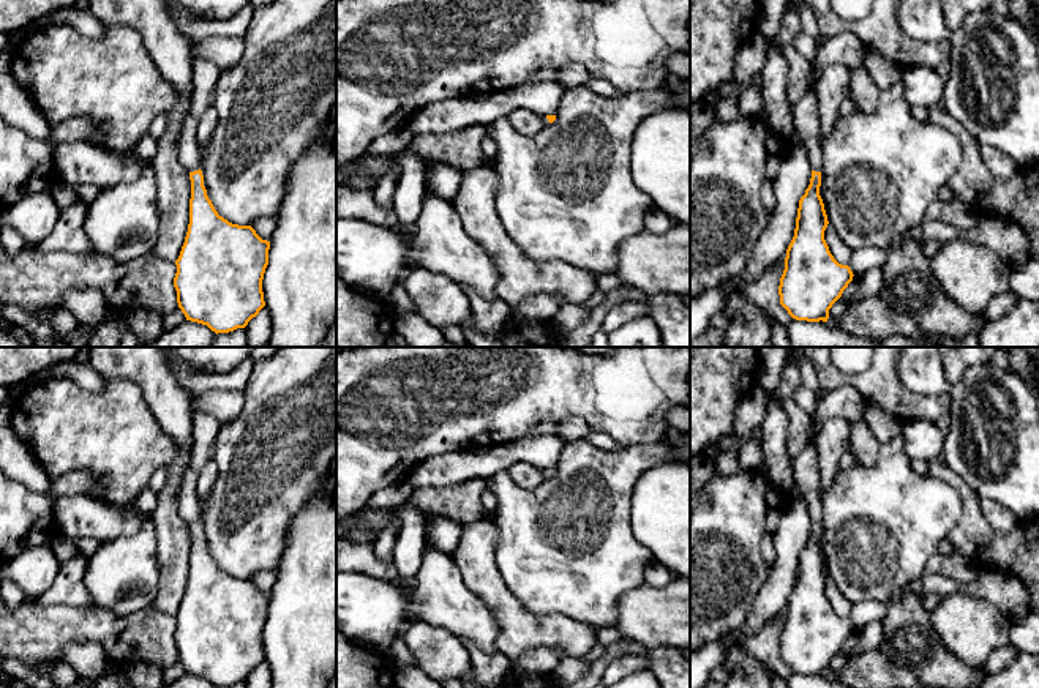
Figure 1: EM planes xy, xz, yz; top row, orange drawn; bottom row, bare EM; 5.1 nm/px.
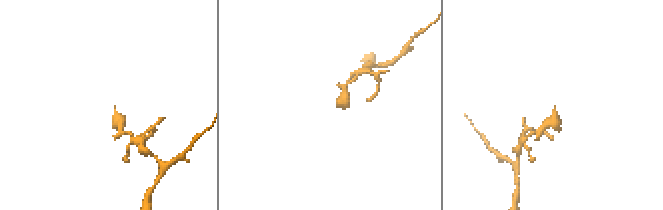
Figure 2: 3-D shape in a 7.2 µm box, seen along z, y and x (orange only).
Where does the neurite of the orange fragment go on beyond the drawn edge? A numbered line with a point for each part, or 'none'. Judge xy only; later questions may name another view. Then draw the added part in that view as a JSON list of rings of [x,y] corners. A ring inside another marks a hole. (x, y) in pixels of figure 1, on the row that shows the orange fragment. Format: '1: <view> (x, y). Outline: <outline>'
1: xy (206, 73). Outline: [[[193,57],[193,98],[191,109],[185,118],[185,125],[178,136],[177,155],[180,163],[188,169],[188,172],[194,172],[201,169],[199,163],[199,147],[196,142],[196,129],[204,110],[210,106],[216,87],[216,80],[221,74],[221,69],[199,57]]]

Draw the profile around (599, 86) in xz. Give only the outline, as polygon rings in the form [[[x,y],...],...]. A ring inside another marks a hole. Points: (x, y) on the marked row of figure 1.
[[[592,76],[584,84],[584,87],[595,92],[597,95],[603,95],[603,96],[617,96],[617,95],[625,93],[625,92],[616,88],[611,82],[608,82],[605,79],[595,79]]]

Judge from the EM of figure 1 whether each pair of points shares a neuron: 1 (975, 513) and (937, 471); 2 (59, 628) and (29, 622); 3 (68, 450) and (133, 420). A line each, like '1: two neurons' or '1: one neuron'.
1: one neuron
2: one neuron
3: one neuron

